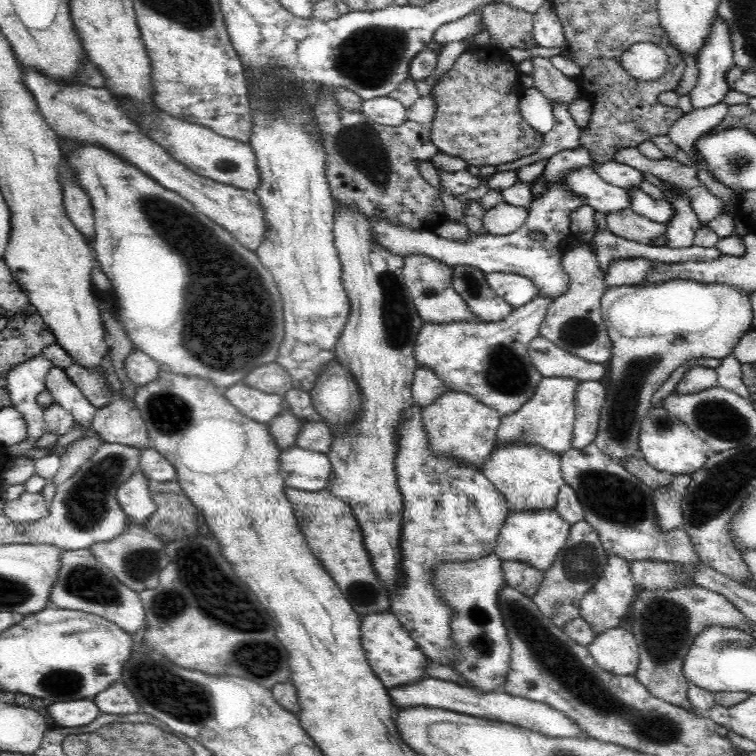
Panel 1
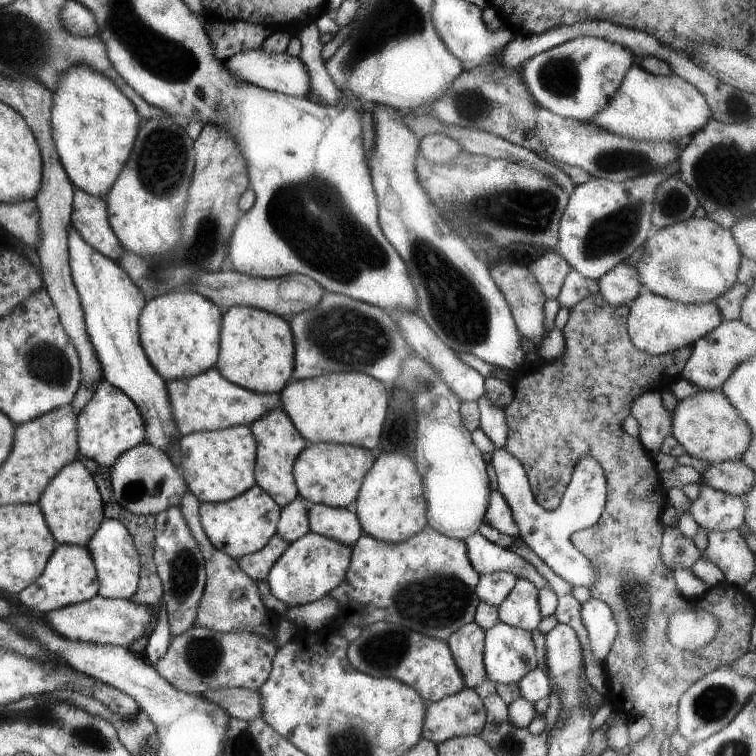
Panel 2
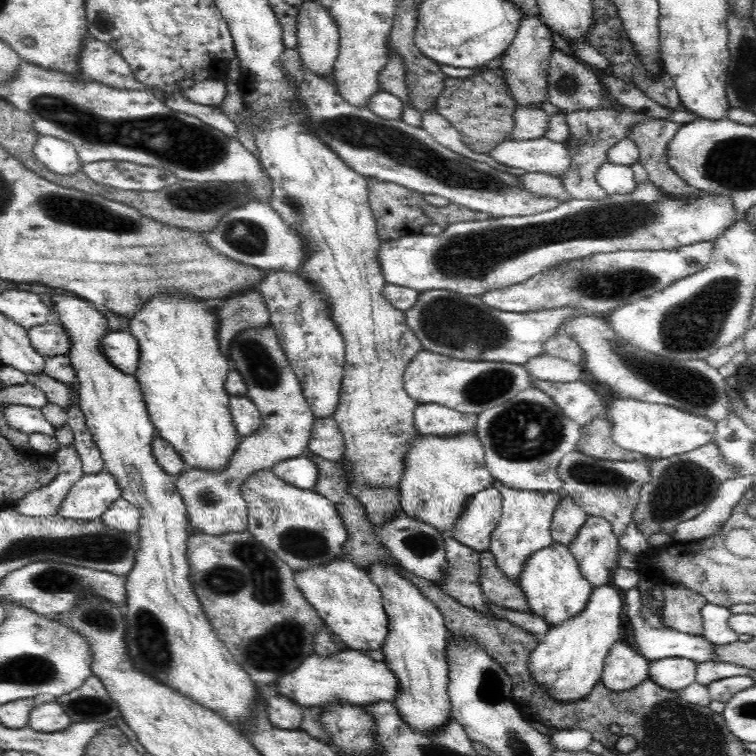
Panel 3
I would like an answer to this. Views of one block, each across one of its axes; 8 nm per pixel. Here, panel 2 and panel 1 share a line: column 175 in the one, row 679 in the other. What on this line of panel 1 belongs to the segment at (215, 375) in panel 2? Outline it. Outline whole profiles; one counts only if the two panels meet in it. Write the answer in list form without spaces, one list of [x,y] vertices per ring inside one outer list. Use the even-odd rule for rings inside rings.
[[[376,613],[361,618],[361,644],[369,666],[388,691],[390,688],[419,684],[431,677],[427,672],[429,661],[422,650],[410,639],[409,633],[392,613]]]

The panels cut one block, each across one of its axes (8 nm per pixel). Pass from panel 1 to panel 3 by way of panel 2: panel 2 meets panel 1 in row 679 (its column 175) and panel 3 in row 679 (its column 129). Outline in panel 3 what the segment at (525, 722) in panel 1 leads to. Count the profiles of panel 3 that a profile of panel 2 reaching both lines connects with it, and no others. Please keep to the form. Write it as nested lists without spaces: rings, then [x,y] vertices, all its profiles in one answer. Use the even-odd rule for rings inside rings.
[[[347,650],[333,658],[318,659],[312,654],[294,673],[283,677],[277,684],[278,694],[298,702],[306,708],[318,707],[326,701],[340,699],[359,705],[394,702],[400,694],[396,674],[385,662],[376,662],[363,652]]]

